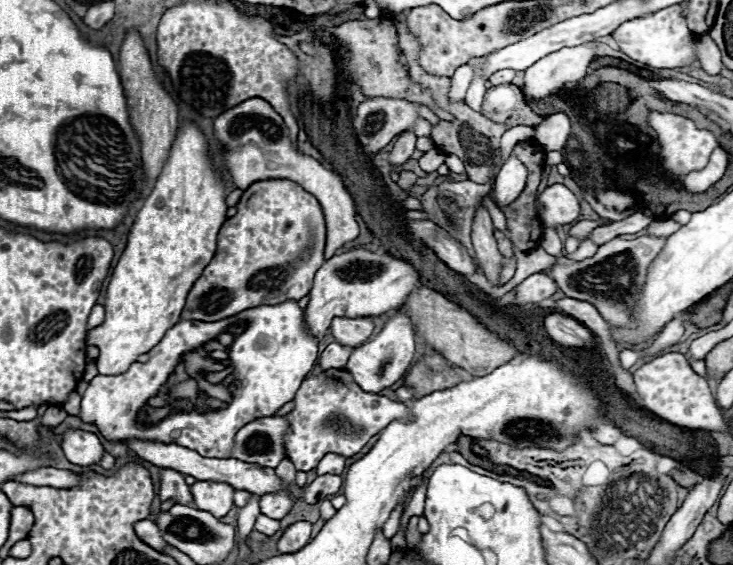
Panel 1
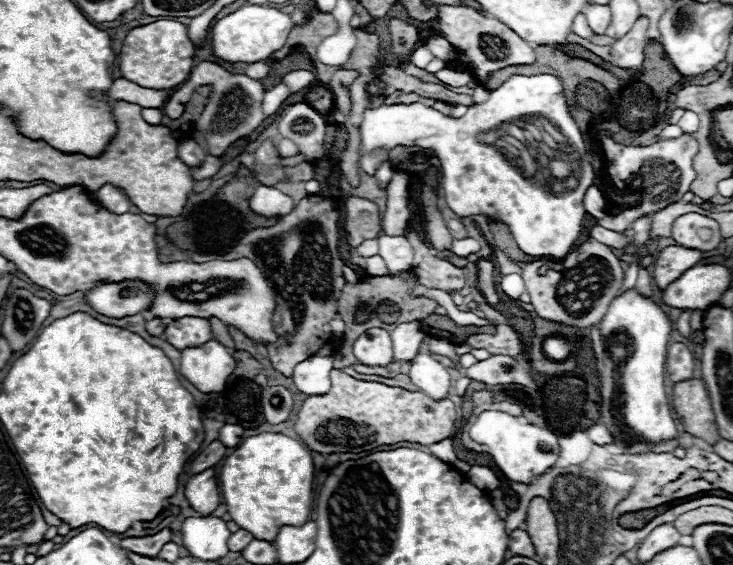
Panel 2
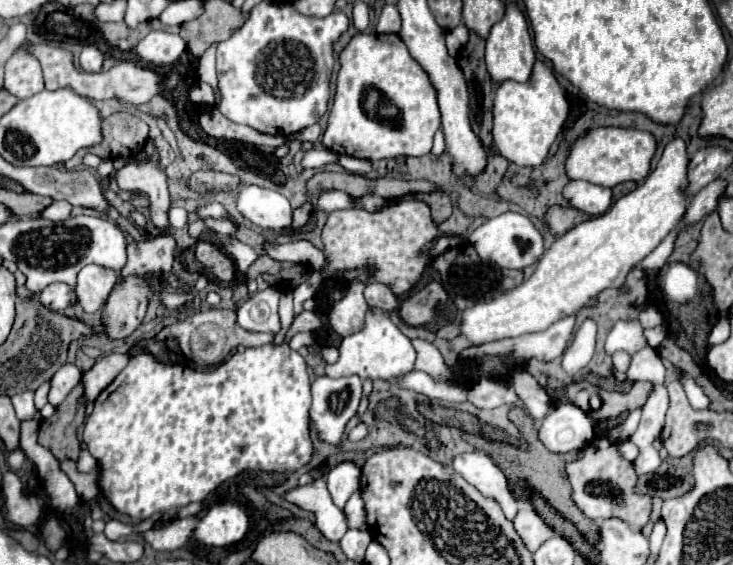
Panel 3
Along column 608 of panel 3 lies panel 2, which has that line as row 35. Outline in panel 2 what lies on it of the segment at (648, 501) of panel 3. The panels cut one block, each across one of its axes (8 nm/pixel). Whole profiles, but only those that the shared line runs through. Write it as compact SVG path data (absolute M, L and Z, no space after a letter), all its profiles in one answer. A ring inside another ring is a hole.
M442 6L438 12L438 34L446 38L450 44L458 46L464 56L474 66L472 74L478 80L480 86L486 86L486 80L492 72L502 70L506 66L520 66L520 64L532 64L536 60L534 48L524 42L514 30L504 26L502 22L482 16L480 12L466 8L466 6Z

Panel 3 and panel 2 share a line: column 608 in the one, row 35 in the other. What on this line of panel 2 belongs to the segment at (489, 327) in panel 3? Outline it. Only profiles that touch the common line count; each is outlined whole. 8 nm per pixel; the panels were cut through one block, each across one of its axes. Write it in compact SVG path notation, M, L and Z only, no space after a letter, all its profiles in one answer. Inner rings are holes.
M246 4L238 8L234 14L228 14L226 18L218 20L214 26L210 26L208 42L212 46L214 56L218 56L224 62L260 62L272 56L272 52L280 50L286 44L286 38L292 30L292 20L288 14L270 8L270 6L252 6Z

